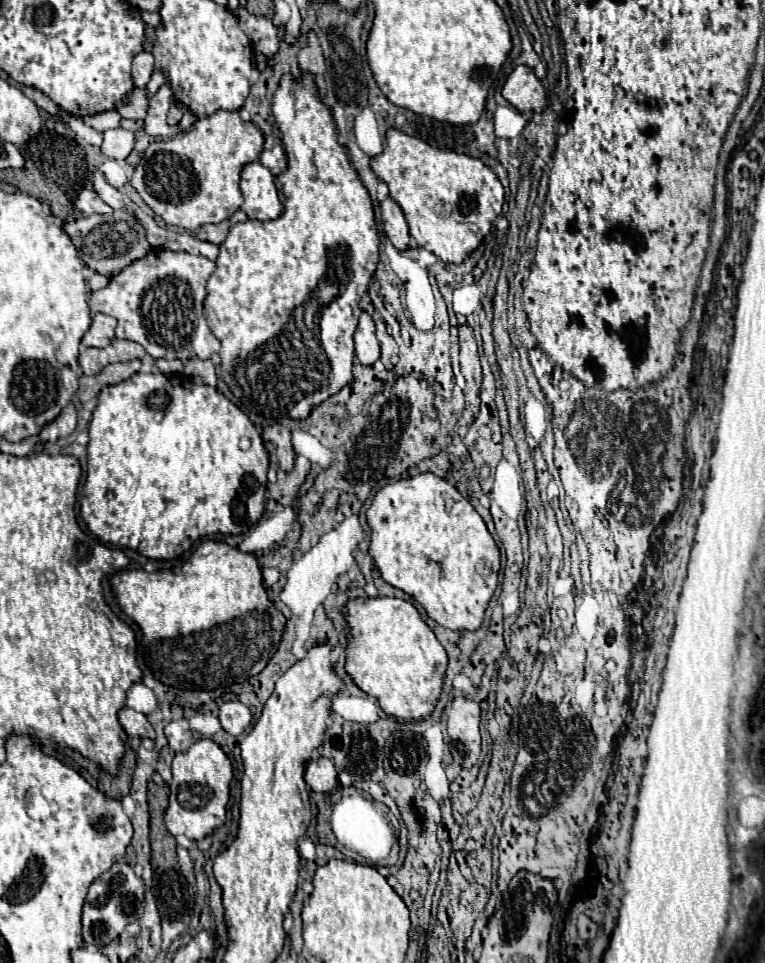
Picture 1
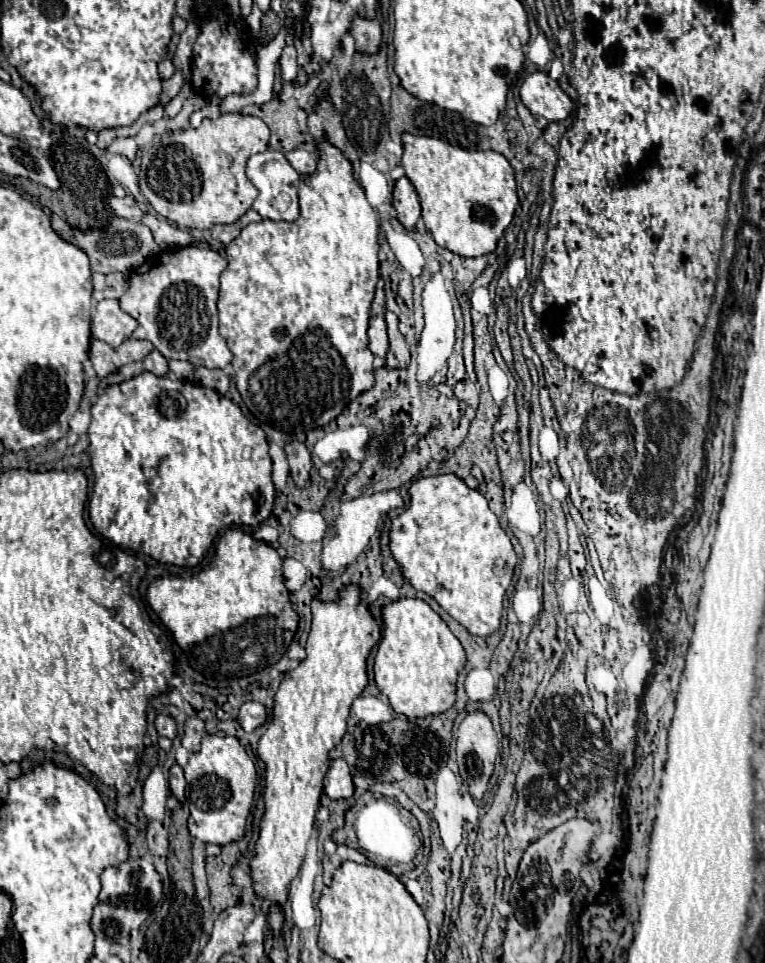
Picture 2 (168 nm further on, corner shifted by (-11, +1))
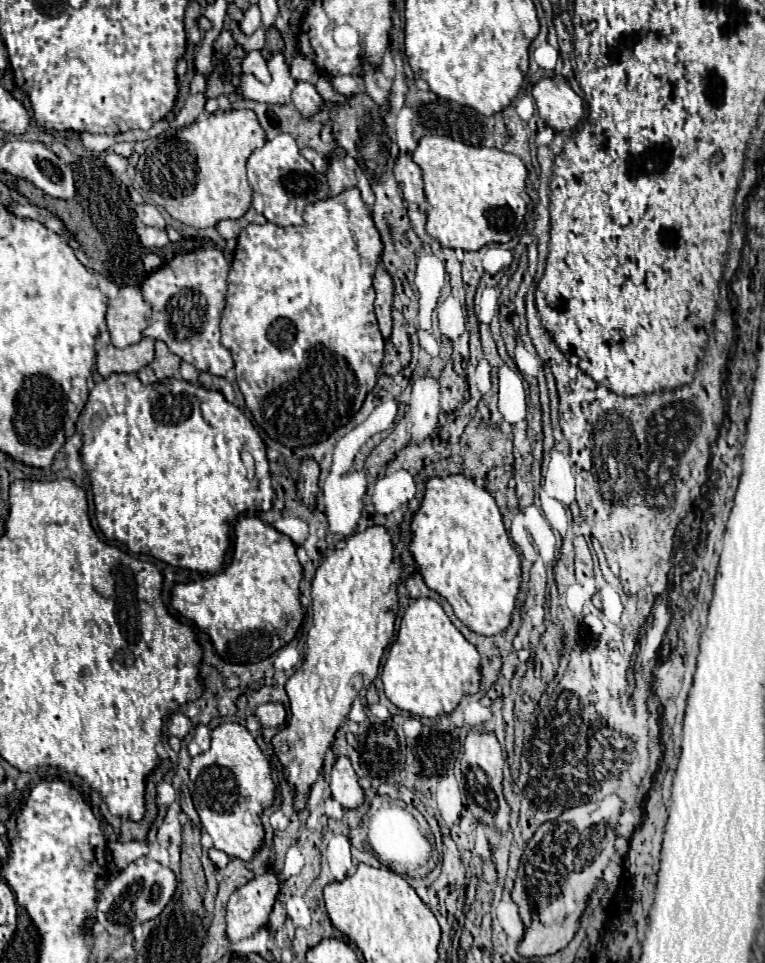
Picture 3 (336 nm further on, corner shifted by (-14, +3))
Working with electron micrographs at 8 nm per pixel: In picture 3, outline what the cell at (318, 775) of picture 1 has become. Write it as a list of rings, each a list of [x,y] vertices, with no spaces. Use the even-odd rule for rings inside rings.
[[[340,756],[330,774],[332,798],[342,804],[342,808],[358,808],[364,802],[364,792],[358,784],[358,776],[346,756]]]

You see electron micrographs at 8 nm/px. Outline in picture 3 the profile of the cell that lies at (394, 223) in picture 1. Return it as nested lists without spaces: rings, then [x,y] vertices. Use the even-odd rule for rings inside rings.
[[[410,152],[400,154],[394,160],[394,176],[402,188],[402,194],[406,200],[416,202],[418,206],[424,206],[424,182],[422,182],[422,168],[412,160]]]

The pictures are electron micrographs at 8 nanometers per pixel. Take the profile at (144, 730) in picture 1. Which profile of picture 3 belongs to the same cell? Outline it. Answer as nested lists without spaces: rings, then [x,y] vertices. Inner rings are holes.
[[[180,712],[172,714],[170,720],[168,720],[168,730],[170,730],[170,734],[182,740],[182,738],[190,732],[190,728],[192,728],[192,722],[190,722],[190,724],[188,724],[188,722],[190,722],[190,718],[186,718],[186,716],[180,714]]]

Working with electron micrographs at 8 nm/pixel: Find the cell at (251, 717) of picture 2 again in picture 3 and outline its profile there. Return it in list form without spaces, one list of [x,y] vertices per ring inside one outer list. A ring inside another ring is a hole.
[[[262,704],[258,706],[256,716],[266,728],[278,728],[286,722],[286,710],[282,704]]]

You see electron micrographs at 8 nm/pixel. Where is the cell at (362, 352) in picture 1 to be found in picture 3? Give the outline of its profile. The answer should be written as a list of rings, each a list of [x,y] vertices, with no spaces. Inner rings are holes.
[[[382,264],[376,268],[374,290],[376,290],[376,318],[384,340],[388,340],[392,332],[390,312],[392,312],[392,300],[394,300],[394,284],[392,284],[392,276],[382,268]]]

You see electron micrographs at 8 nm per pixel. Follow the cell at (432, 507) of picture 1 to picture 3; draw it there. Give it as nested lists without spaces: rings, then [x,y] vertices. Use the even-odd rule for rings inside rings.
[[[458,474],[446,478],[430,478],[426,482],[426,494],[422,506],[412,520],[410,552],[414,554],[414,560],[428,588],[444,596],[452,604],[454,614],[472,632],[494,636],[510,626],[512,612],[516,606],[516,596],[520,592],[520,582],[522,582],[520,558],[502,524],[502,514],[494,498],[484,488],[478,488],[474,480]]]

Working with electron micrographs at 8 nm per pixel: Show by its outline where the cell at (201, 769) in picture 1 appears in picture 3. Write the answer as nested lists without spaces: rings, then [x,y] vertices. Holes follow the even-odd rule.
[[[224,722],[212,730],[212,746],[208,752],[194,756],[190,764],[190,780],[194,782],[194,808],[202,820],[204,830],[212,836],[214,848],[226,852],[230,858],[240,858],[250,862],[258,848],[264,844],[264,826],[260,814],[272,806],[274,802],[274,780],[272,780],[272,766],[266,754],[256,744],[254,736],[236,722]]]

